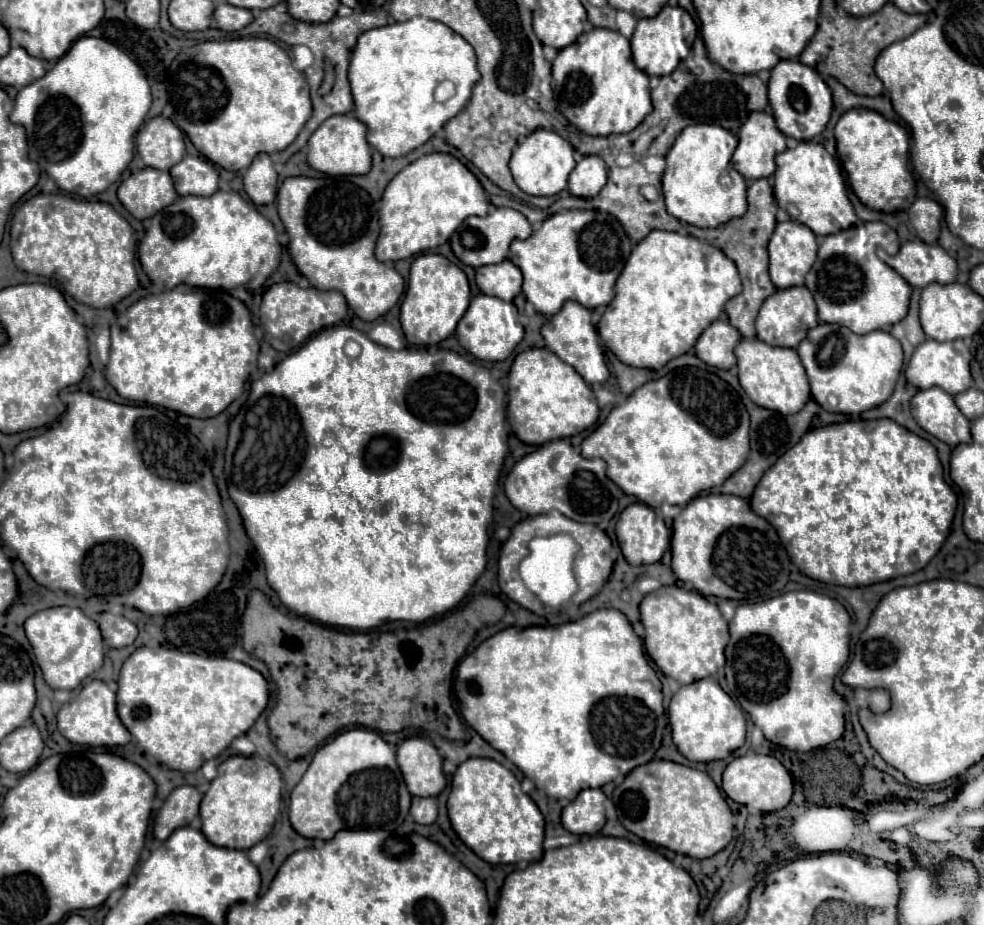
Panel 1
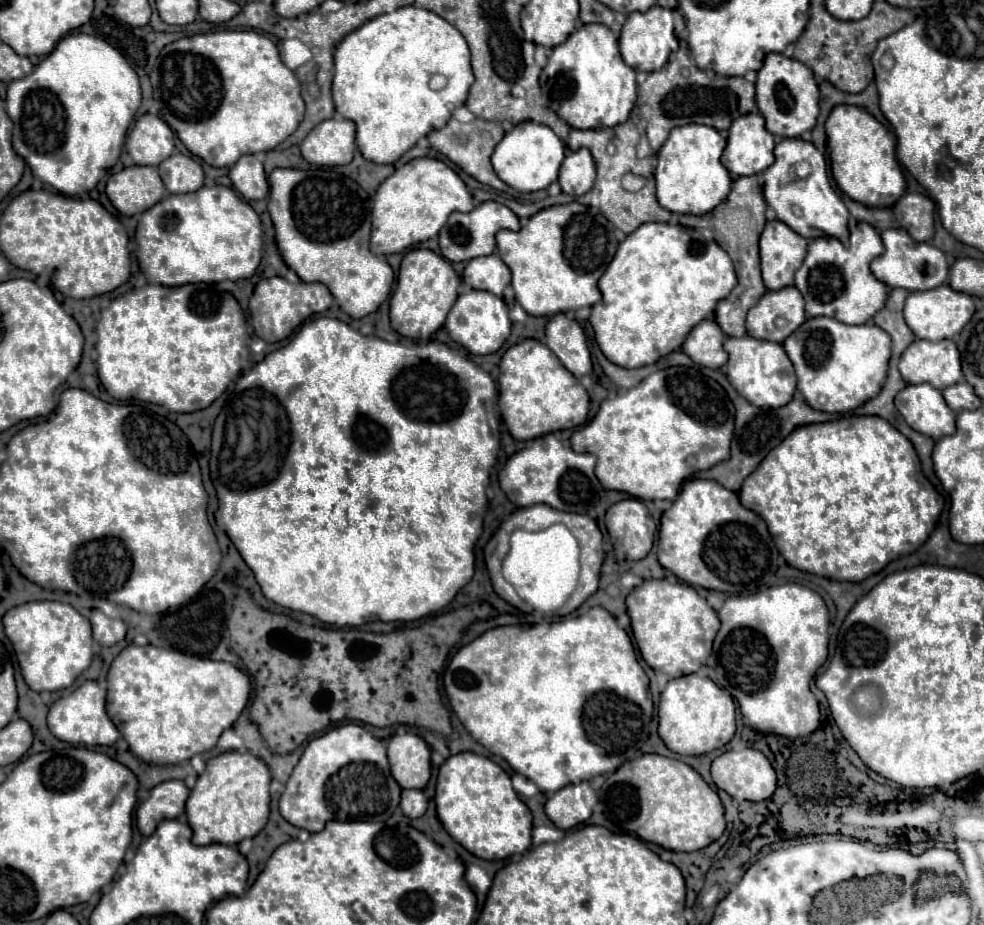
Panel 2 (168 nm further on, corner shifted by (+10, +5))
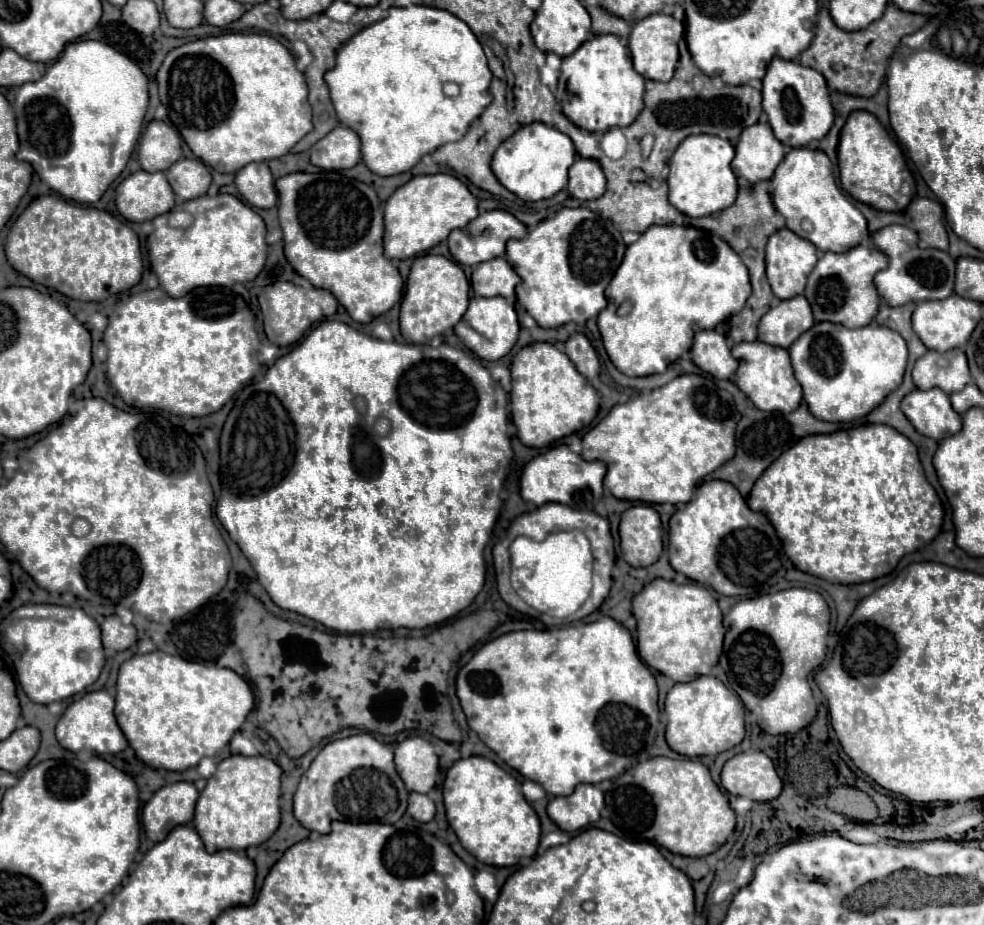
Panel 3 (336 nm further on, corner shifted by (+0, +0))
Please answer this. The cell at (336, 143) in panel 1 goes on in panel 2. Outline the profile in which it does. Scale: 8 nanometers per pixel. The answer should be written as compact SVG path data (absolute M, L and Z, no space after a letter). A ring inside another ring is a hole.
M348 119L318 123L300 143L302 157L312 165L348 165L356 151L356 125Z

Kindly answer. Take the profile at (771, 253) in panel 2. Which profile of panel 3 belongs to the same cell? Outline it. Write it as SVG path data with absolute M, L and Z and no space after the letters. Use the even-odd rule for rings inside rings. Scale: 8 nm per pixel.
M788 228L774 232L768 240L768 246L766 246L766 274L768 274L768 282L772 286L772 292L782 300L800 296L804 292L806 278L808 278L810 270L816 266L816 262L818 262L818 250L812 242L798 238Z

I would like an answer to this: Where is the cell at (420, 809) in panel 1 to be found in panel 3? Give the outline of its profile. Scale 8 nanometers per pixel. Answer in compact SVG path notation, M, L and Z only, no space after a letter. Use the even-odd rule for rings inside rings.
M410 794L408 800L408 814L418 822L430 822L434 818L434 802L426 794Z

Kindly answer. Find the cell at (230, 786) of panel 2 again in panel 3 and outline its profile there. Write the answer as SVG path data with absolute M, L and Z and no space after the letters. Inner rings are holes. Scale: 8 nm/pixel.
M230 756L218 764L218 770L214 776L208 778L206 788L200 792L200 798L196 802L196 816L194 816L194 828L200 834L206 850L218 852L218 850L246 850L248 846L258 846L266 842L280 824L280 766L264 756Z

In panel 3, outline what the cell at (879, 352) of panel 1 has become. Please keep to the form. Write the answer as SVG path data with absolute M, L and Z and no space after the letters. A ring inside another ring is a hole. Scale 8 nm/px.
M834 322L814 324L790 348L794 378L804 390L804 402L818 420L850 422L870 414L902 384L908 348L904 338L878 324L846 328Z

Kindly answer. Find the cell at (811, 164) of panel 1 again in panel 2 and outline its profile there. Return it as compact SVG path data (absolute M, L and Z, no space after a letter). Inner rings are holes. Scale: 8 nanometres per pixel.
M782 139L776 149L774 149L776 161L764 171L764 199L768 205L776 211L778 219L784 221L790 229L800 233L806 239L816 239L816 237L840 237L840 241L848 239L848 209L842 203L840 195L834 191L834 187L828 181L828 171L826 171L826 159L824 155L810 143L802 139Z

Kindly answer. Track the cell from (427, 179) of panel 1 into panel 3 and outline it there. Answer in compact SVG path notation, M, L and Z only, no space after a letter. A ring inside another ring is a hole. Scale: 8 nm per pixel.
M450 174L414 176L410 182L400 186L384 206L384 256L390 260L414 258L446 240L452 230L462 230L476 216L476 198L458 178Z

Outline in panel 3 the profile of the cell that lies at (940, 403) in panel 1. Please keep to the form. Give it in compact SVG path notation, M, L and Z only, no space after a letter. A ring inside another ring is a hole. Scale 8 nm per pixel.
M940 388L906 394L902 400L902 412L920 434L932 440L942 440L962 428L960 414L954 412L948 394Z

